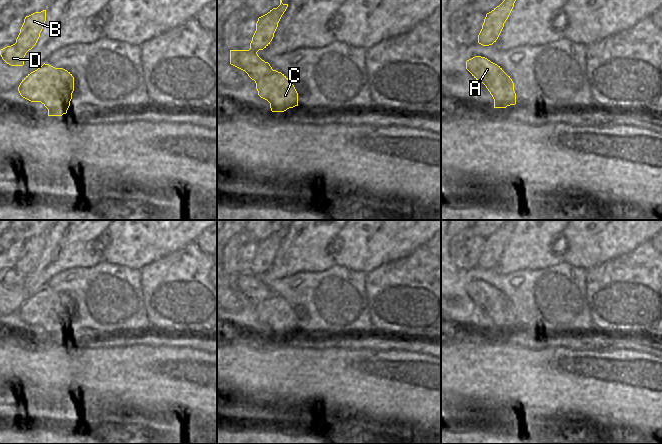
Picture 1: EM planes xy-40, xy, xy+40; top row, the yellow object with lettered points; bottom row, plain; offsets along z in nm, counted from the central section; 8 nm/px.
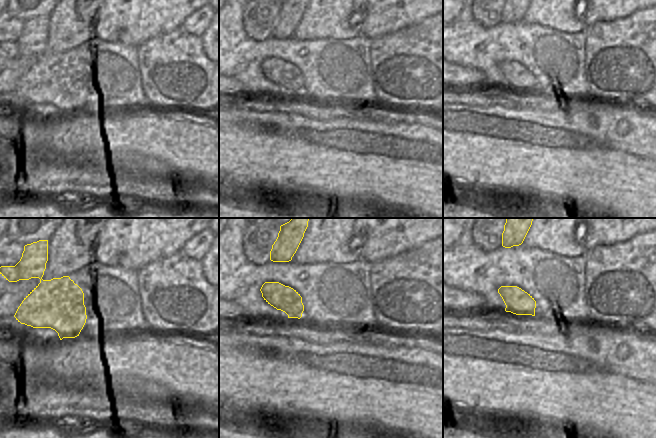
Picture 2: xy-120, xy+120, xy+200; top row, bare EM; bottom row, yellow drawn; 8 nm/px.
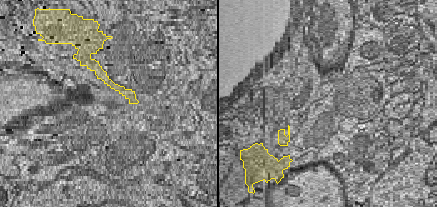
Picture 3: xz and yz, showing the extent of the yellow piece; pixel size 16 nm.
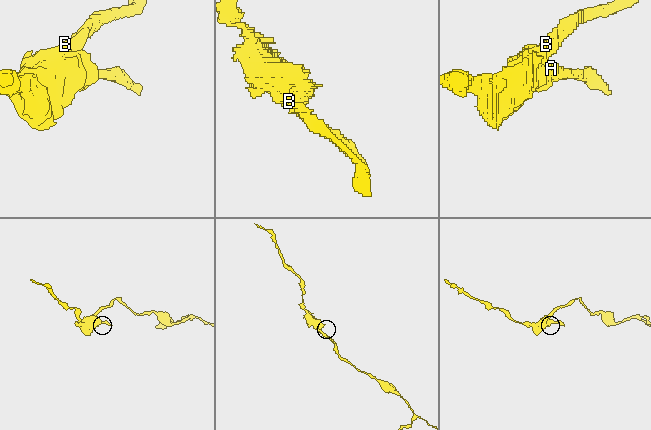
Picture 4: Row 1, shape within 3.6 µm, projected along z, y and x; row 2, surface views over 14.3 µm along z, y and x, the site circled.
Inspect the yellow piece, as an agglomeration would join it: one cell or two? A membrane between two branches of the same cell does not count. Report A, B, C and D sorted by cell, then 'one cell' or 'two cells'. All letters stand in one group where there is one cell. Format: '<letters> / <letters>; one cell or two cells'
A / B C D; two cells

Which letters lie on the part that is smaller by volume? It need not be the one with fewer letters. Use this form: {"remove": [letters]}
{"remove": ["A"]}

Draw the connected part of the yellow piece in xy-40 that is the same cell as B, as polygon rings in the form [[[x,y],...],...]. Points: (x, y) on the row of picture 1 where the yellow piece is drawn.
[[[46,10],[26,16],[16,43],[0,50],[2,59],[11,66],[23,66],[26,53],[37,43],[46,21]]]

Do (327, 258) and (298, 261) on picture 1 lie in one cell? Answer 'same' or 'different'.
same

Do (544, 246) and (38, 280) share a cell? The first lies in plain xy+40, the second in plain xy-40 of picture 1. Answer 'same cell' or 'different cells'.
same cell

